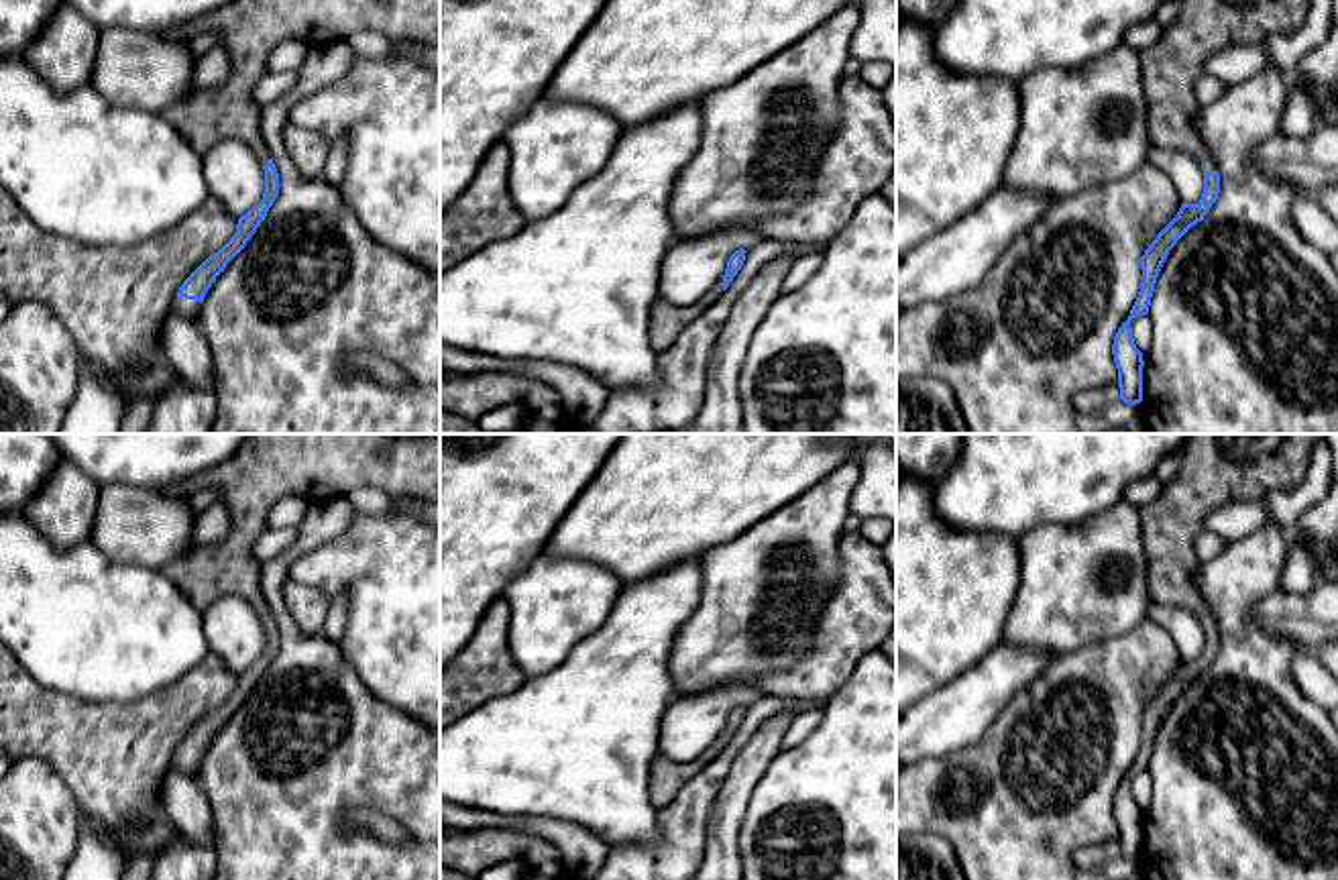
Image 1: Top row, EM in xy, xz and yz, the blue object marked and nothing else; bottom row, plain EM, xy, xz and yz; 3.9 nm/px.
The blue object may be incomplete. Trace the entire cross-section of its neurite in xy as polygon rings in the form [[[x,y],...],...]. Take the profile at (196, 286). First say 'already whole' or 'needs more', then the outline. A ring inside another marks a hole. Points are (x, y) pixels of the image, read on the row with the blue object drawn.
needs more | [[[230,0],[165,35],[187,43],[210,33],[228,53],[228,77],[171,106],[163,112],[167,120],[200,157],[222,141],[238,139],[265,169],[263,200],[238,218],[234,236],[179,287],[173,308],[187,320],[196,322],[208,289],[246,246],[279,194],[279,173],[259,124],[263,106],[253,98],[255,86],[267,73],[271,51],[287,39],[308,45],[336,43],[363,29],[397,47],[422,43],[440,49],[440,0]]]

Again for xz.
needs more | [[[743,249],[735,251],[729,261],[725,275],[717,281],[715,287],[711,287],[701,299],[696,299],[690,306],[672,306],[660,295],[656,297],[650,314],[650,344],[656,352],[666,350],[674,344],[678,334],[686,328],[688,322],[692,322],[705,308],[709,308],[733,281],[737,271],[741,269],[745,261]]]

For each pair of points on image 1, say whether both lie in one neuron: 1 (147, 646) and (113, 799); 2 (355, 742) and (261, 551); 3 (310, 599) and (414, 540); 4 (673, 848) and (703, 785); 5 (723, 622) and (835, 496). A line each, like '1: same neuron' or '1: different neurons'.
1: different neurons
2: different neurons
3: different neurons
4: same neuron
5: same neuron

